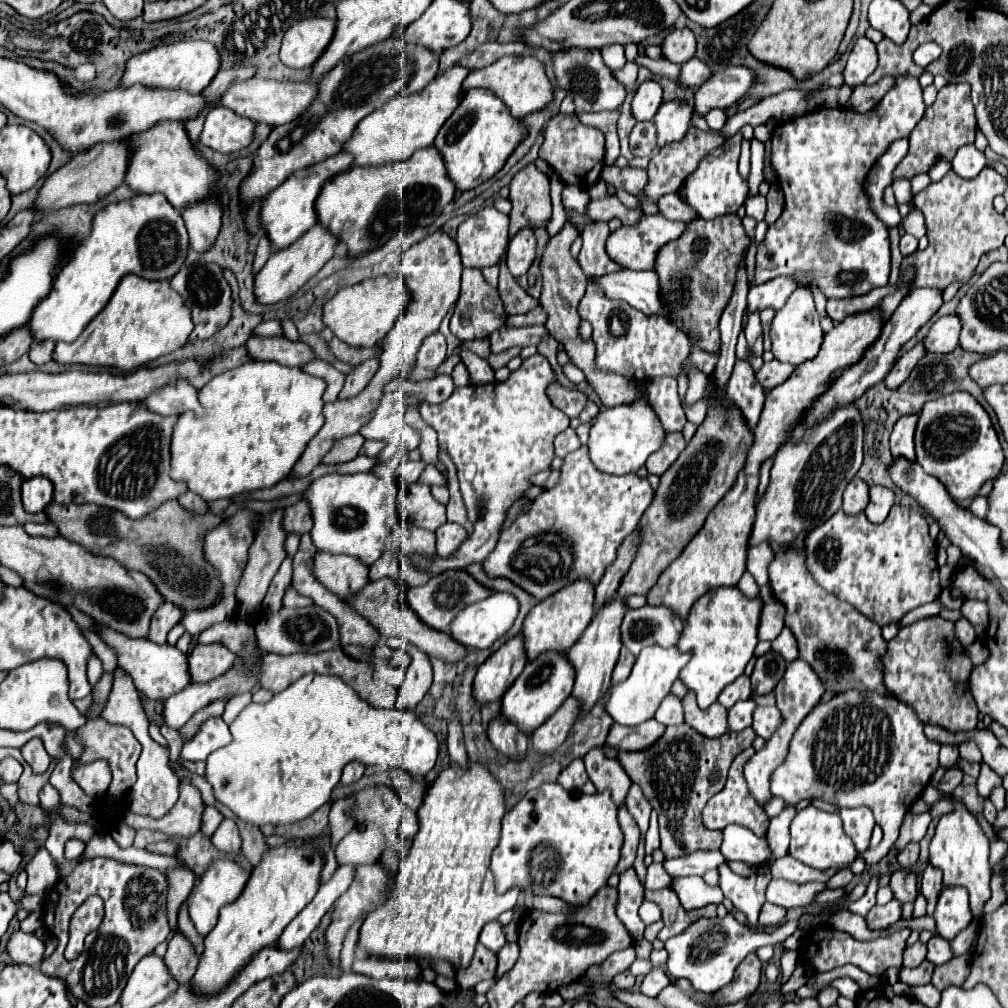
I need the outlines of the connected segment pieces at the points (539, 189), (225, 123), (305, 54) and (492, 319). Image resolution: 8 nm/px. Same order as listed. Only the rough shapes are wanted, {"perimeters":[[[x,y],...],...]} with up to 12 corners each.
{"perimeters":[[[528,163],[510,181],[510,237],[552,213],[548,175]],[[226,107],[206,115],[200,143],[232,153],[252,141],[254,121]],[[300,19],[282,37],[280,59],[308,69],[334,35],[336,21]],[[480,269],[462,271],[450,321],[460,341],[500,329],[506,311]]]}

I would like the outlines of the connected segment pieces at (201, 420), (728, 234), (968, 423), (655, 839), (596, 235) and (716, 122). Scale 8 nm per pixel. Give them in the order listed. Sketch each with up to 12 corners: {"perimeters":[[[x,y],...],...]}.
{"perimeters":[[[248,361],[200,389],[172,477],[274,487],[324,425],[324,379]],[[740,217],[688,221],[658,251],[660,301],[692,347],[718,321],[752,239]],[[966,391],[924,403],[916,461],[956,501],[1004,465],[988,413]],[[658,813],[650,816],[650,827],[644,835],[646,853],[660,847]],[[592,221],[582,231],[578,263],[588,277],[616,271],[604,251],[610,229]],[[710,109],[704,116],[712,131],[720,131],[726,121],[722,109]]]}

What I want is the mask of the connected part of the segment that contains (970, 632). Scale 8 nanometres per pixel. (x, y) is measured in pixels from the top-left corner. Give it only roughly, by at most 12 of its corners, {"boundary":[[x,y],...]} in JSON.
{"boundary":[[964,617],[955,622],[955,635],[964,648],[976,639]]}

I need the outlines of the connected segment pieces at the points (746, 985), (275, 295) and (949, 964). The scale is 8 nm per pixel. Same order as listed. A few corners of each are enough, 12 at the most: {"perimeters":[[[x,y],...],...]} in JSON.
{"perimeters":[[[750,953],[732,983],[714,993],[696,991],[686,979],[674,985],[700,1005],[736,1003],[760,985],[762,963]],[[314,225],[276,251],[254,279],[256,301],[292,297],[334,255]],[[970,955],[952,957],[932,975],[942,991],[962,985],[970,975]]]}

